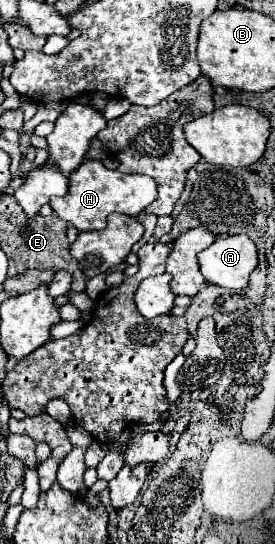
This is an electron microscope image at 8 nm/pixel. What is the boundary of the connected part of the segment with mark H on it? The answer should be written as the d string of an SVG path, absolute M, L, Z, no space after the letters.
M85 161L79 165L77 171L71 173L69 193L65 197L53 197L51 207L53 211L79 231L93 231L103 229L105 219L109 213L125 213L137 217L157 199L157 183L145 175L127 175L121 171L111 171L103 167L101 161Z

